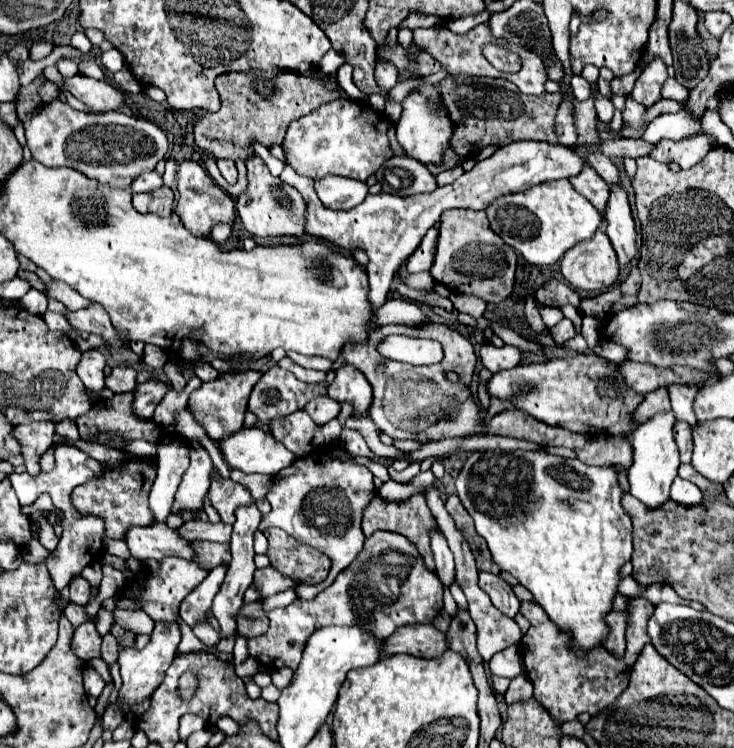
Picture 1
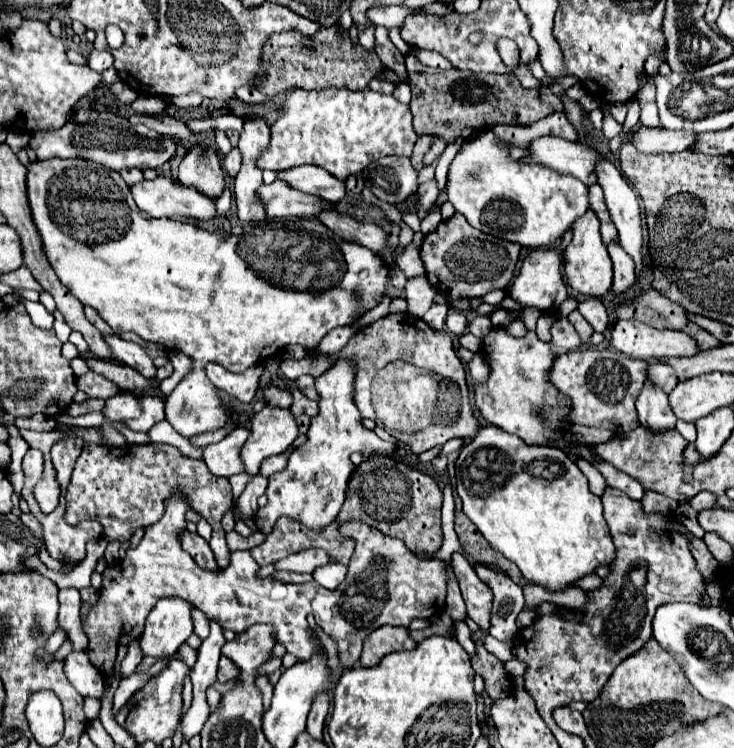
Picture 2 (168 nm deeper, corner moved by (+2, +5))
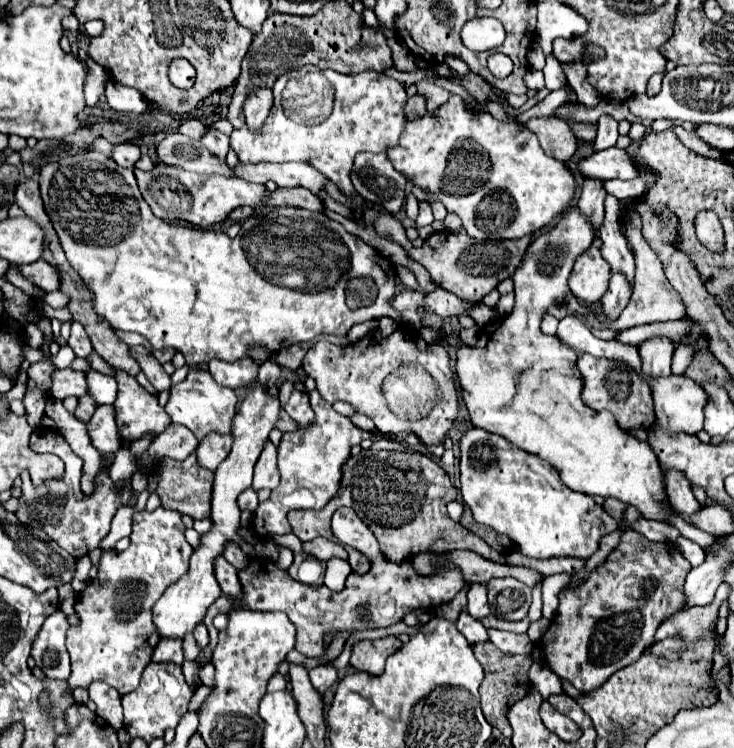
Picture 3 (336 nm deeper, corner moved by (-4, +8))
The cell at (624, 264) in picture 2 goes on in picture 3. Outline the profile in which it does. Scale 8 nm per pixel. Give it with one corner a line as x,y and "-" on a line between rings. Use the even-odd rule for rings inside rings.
612,274
610,288
606,290
606,294
600,300
602,302
602,314
608,320
616,320
620,316
620,312
626,308
628,300
630,300
630,292
632,292
630,282
622,274

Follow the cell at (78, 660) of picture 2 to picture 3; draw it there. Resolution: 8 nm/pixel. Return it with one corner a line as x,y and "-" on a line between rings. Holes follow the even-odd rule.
92,682
88,688
90,700
96,704
96,714
102,716
114,730
122,728
120,694
104,682

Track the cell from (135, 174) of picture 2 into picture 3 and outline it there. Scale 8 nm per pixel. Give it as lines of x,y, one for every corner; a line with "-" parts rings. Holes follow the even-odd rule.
116,144
112,150
112,160
124,168
134,168
138,158
140,158
140,148
134,144

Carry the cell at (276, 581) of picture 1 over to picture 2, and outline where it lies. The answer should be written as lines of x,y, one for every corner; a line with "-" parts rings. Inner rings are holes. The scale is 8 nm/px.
306,549
294,555
288,555
274,563
276,571
294,571
294,573
314,573
318,567
330,563
324,549

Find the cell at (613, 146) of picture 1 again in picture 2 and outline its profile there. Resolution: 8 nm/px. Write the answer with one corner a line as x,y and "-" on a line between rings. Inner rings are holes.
638,125
628,137
628,141
644,153
674,153
674,151
686,151
694,143
694,133
688,131
668,131
668,129
656,129
656,127
644,127

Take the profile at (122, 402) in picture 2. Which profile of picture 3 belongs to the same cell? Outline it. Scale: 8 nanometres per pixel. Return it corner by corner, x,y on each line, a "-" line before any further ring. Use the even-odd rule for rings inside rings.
100,406
92,420
86,424
90,440
94,448
102,454
114,454
116,450
122,448
122,438
116,428
114,420
114,408
112,406

